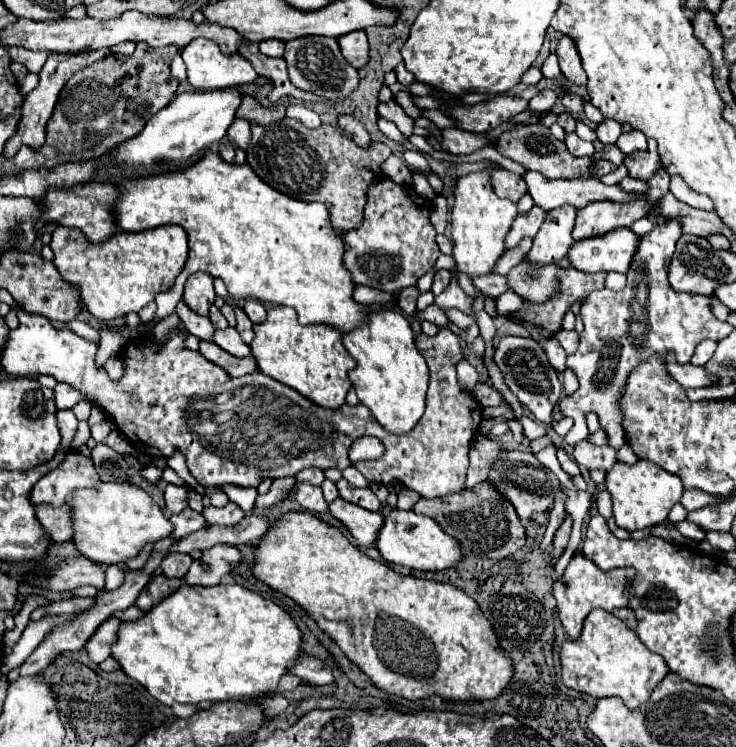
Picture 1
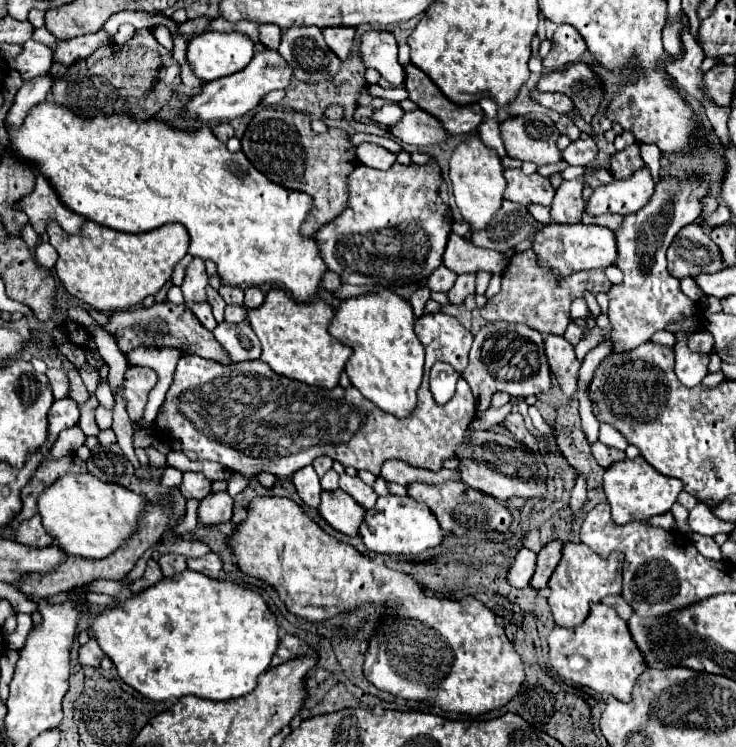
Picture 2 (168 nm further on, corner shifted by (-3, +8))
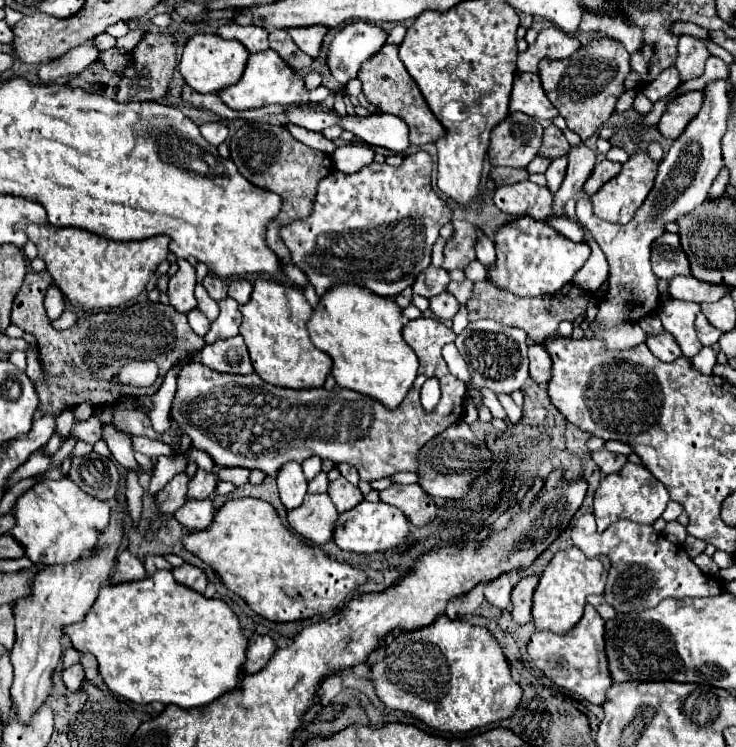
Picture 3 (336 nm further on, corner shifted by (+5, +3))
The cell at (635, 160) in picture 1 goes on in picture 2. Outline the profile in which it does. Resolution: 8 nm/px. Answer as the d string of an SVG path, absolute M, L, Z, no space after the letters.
M632 144L628 146L626 150L622 152L616 152L612 158L610 158L610 174L614 178L630 178L640 166L644 166L642 158L640 158L640 148L638 144Z

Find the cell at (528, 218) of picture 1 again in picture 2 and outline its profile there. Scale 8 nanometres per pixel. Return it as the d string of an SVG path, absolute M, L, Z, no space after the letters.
M504 200L498 214L490 220L486 230L472 230L470 242L478 248L488 250L510 250L518 242L530 238L536 230L538 222L530 216L530 212L522 210L522 206Z

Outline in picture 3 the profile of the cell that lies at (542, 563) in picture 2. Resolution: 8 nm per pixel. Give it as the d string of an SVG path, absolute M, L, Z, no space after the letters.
M526 575L512 591L512 617L520 625L532 621L532 595L538 585L538 579L540 575Z

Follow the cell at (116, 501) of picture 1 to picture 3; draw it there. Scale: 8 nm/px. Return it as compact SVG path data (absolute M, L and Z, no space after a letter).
M58 479L46 483L36 483L22 497L18 497L16 507L16 525L10 535L14 535L26 549L26 557L32 563L56 565L56 563L72 563L82 555L90 553L100 533L110 523L110 505L92 495L86 495L72 479Z

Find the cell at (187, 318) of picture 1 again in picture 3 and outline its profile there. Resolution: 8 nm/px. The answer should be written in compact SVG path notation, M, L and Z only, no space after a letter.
M192 309L188 313L188 323L190 323L192 331L198 333L200 337L204 337L208 333L208 329L210 329L210 321L206 319L206 315L200 309Z

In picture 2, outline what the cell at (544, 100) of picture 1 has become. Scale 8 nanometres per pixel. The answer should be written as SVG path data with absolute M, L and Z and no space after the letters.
M574 62L566 70L542 74L542 78L538 80L538 90L566 94L588 124L598 114L598 108L604 100L602 80L586 62Z

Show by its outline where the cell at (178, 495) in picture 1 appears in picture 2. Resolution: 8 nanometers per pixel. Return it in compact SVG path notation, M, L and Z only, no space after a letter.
M184 472L180 492L186 500L190 500L190 498L202 500L210 494L210 486L212 486L212 480L208 480L202 472Z

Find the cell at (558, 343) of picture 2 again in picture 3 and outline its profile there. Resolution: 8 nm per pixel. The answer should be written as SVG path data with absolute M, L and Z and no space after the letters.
M530 345L530 375L536 383L548 383L552 377L552 359L546 347Z

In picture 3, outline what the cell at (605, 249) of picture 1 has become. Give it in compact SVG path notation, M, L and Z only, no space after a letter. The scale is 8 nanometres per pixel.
M520 217L512 225L502 227L496 233L496 255L498 263L494 269L488 271L488 279L492 279L498 287L514 291L514 295L522 297L536 297L558 291L562 285L570 283L576 271L590 257L588 243L570 241L556 229L548 227L542 221L532 217Z

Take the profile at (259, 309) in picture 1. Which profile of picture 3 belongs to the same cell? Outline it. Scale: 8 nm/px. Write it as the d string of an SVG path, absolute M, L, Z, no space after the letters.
M234 279L234 281L230 281L228 295L232 299L236 299L240 305L244 305L244 303L250 301L250 293L252 293L252 285L246 279Z

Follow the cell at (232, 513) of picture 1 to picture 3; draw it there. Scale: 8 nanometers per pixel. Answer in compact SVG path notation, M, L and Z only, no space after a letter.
M204 499L204 501L186 501L176 513L174 517L188 529L208 529L214 521L214 503L212 499Z

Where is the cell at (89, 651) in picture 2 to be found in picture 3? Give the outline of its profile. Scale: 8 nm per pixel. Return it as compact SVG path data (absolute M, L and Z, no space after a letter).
M76 663L76 665L66 667L64 673L62 673L62 679L64 679L64 683L66 683L66 687L68 687L70 691L80 689L80 685L82 685L82 681L84 681L84 669L82 669L82 665Z

